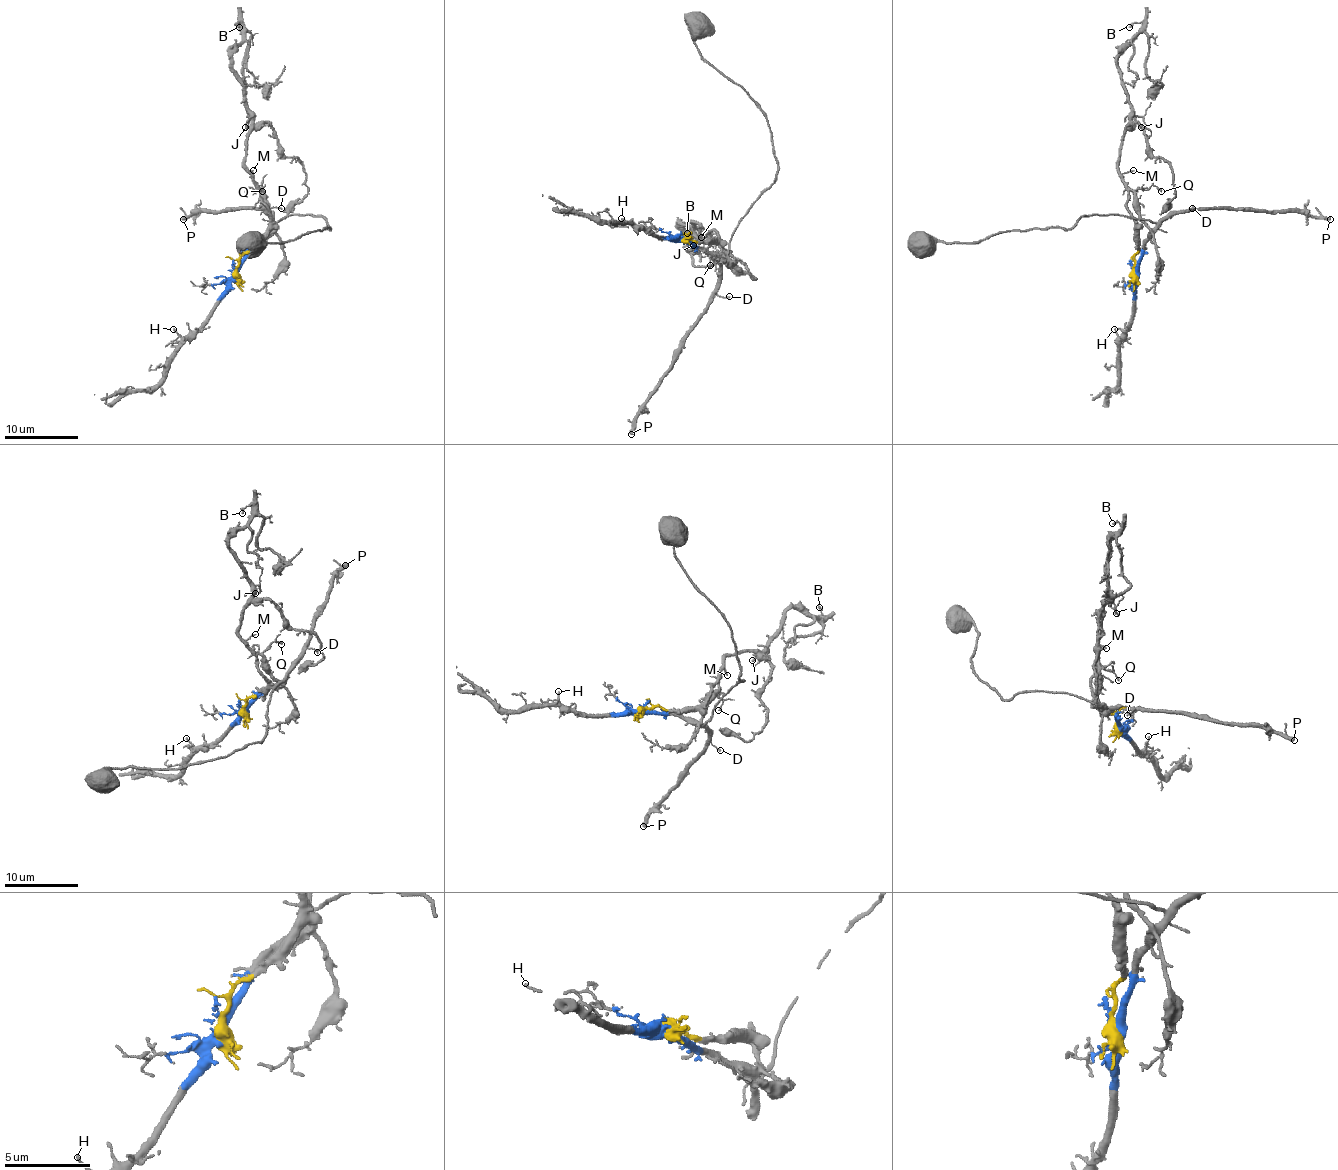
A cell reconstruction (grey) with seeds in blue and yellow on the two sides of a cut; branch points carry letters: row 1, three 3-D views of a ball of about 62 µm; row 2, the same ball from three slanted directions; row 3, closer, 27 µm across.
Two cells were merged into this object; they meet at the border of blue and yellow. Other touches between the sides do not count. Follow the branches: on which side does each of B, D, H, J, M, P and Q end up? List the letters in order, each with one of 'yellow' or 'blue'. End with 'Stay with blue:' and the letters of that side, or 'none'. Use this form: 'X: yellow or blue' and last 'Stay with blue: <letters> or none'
B: yellow
D: blue
H: blue
J: yellow
M: yellow
P: blue
Q: yellow
Stay with blue: D, H, P

